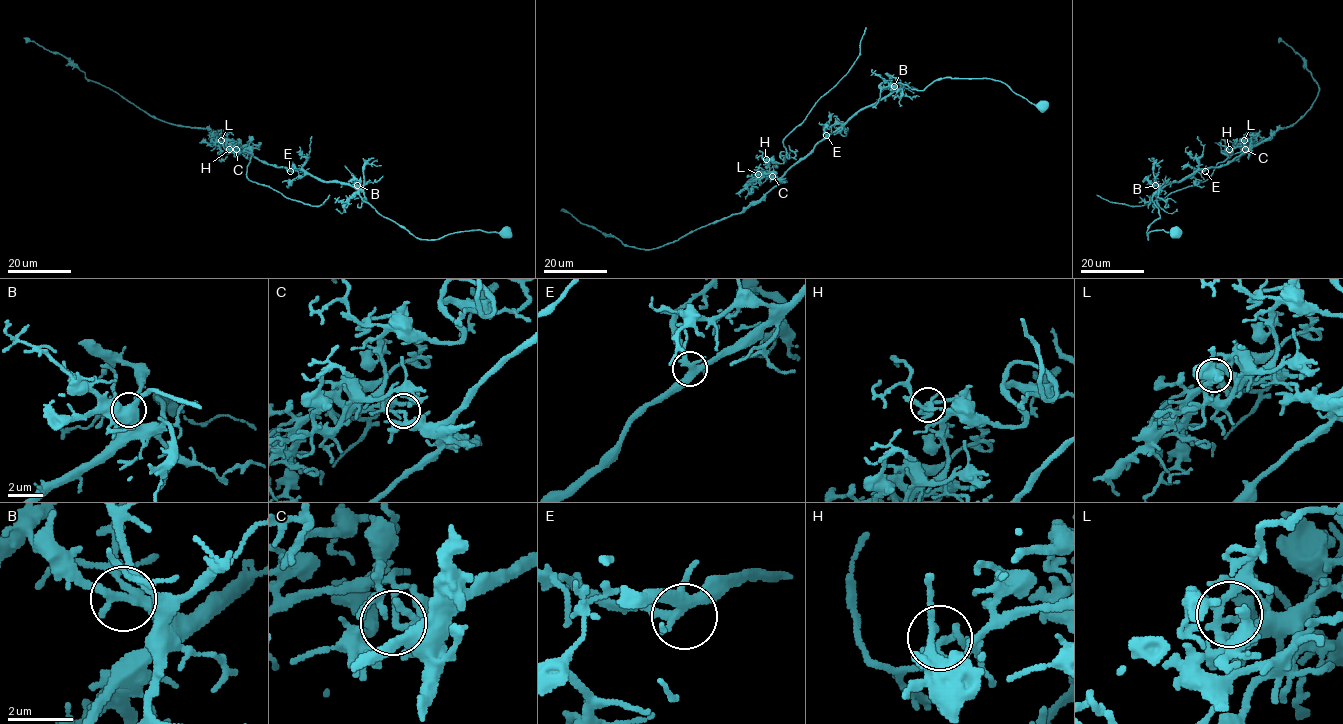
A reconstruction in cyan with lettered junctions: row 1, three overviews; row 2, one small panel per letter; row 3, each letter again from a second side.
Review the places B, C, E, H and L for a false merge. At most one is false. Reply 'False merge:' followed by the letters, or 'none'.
False merge: C

